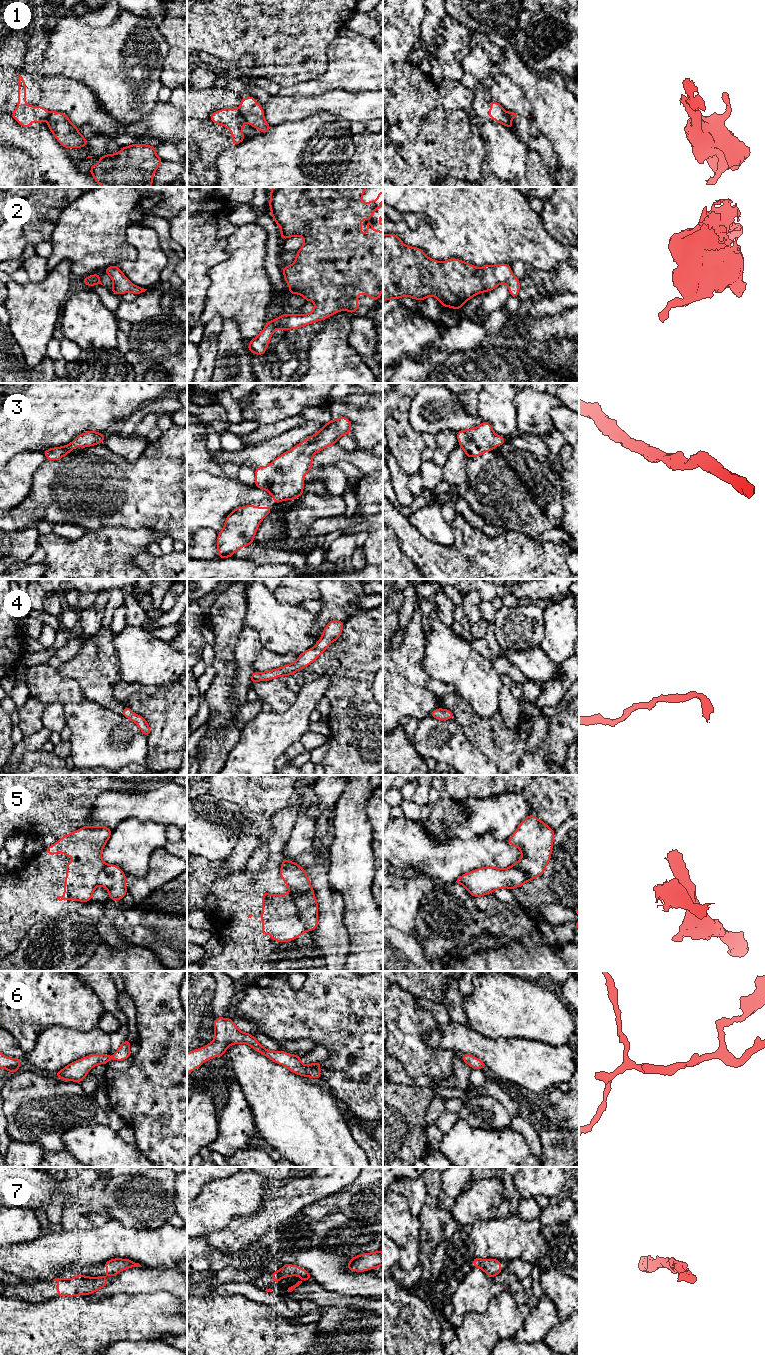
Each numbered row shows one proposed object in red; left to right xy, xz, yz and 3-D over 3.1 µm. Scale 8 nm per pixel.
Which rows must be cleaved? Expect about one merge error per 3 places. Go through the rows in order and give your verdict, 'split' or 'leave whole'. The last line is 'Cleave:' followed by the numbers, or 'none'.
1: split
2: leave whole
3: leave whole
4: leave whole
5: split
6: leave whole
7: split
Cleave: 1, 5, 7

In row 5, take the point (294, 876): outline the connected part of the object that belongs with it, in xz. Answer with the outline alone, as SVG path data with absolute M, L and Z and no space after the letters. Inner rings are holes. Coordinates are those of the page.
M283 857L280 876L289 889L289 894L293 898L300 919L306 924L307 931L316 929L318 904L305 870Z

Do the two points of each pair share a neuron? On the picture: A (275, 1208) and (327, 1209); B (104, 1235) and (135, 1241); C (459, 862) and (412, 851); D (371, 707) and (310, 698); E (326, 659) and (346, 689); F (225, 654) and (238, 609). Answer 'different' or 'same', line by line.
A: different
B: same
C: same
D: different
E: same
F: same

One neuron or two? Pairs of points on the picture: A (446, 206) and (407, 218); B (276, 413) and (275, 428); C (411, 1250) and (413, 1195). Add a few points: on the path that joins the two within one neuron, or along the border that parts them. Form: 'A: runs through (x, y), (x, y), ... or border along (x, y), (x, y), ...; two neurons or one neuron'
A: border along (395, 209), (416, 213), (420, 217), (418, 228); two neurons
B: border along (297, 415), (260, 425); two neurons
C: border along (398, 1193), (407, 1201), (409, 1209), (418, 1216); two neurons

